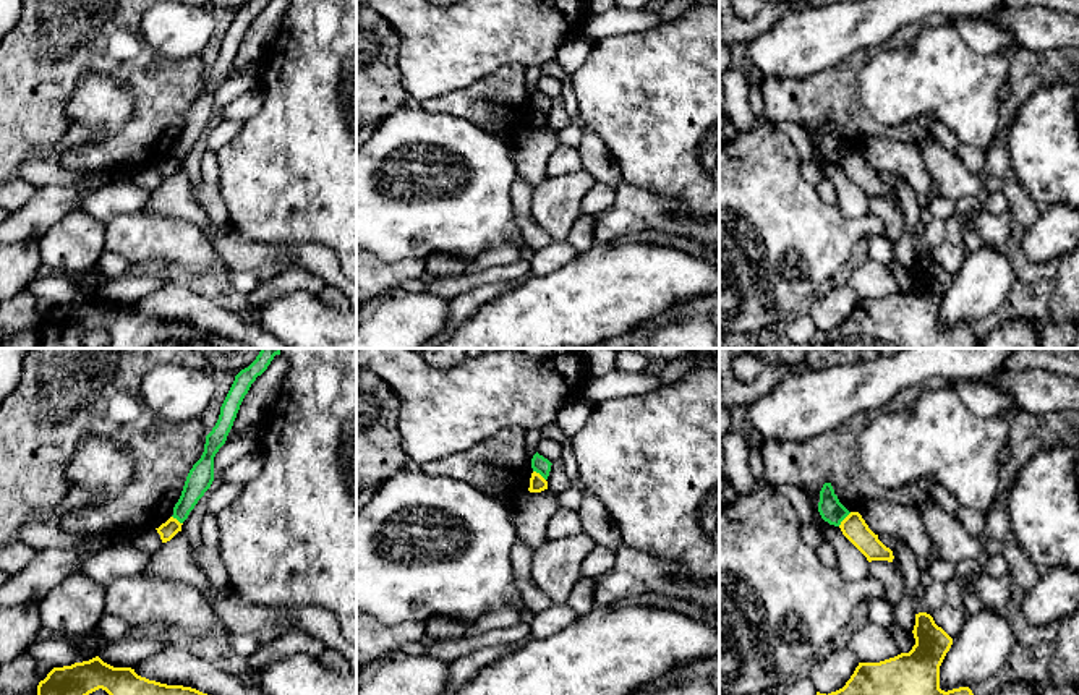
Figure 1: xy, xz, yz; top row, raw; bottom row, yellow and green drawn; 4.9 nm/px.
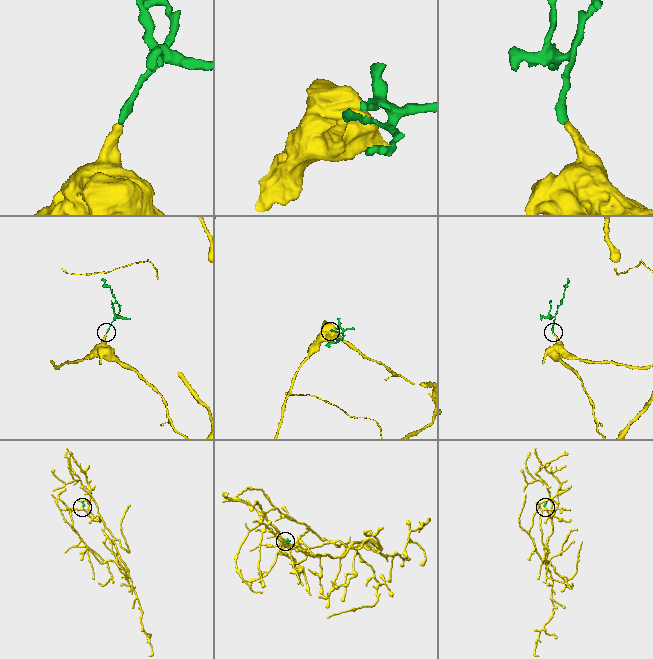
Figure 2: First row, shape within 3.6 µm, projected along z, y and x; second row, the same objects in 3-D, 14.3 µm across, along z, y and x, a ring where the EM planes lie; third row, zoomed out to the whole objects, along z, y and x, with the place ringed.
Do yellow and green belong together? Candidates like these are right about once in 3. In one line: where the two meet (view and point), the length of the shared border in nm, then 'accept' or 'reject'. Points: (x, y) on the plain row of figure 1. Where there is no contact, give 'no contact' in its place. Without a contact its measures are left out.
yz (844, 156) | 100 nm | reject

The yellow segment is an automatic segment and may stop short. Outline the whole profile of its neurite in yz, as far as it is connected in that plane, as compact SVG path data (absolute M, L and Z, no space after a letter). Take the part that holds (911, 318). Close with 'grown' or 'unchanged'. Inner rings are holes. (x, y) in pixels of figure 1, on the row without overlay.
M927 249L915 251L915 282L909 290L880 300L859 300L846 322L831 330L817 329L808 343L794 343L786 335L752 348L979 348L969 324L940 326L940 303L953 282L953 275L935 261Z; unchanged

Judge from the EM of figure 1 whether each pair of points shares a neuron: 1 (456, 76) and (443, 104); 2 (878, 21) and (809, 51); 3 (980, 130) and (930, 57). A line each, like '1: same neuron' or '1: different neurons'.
1: different neurons
2: same neuron
3: same neuron

